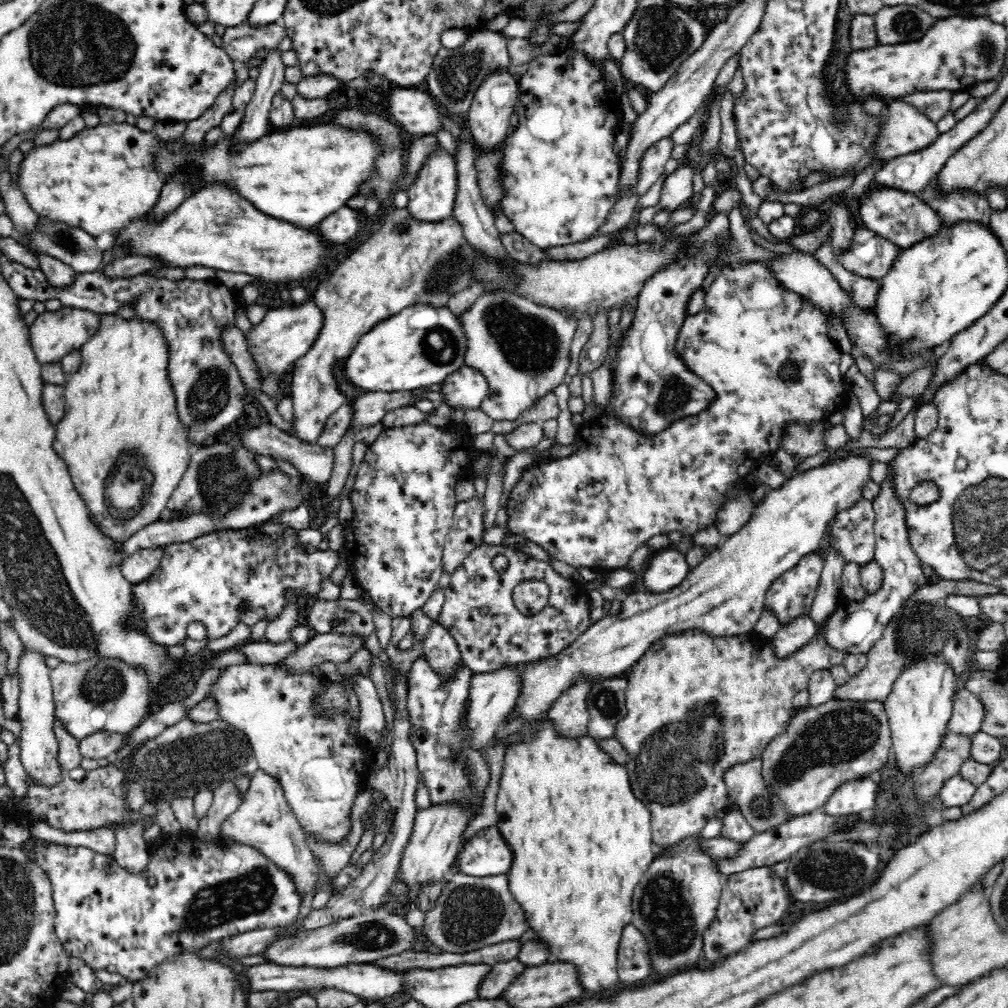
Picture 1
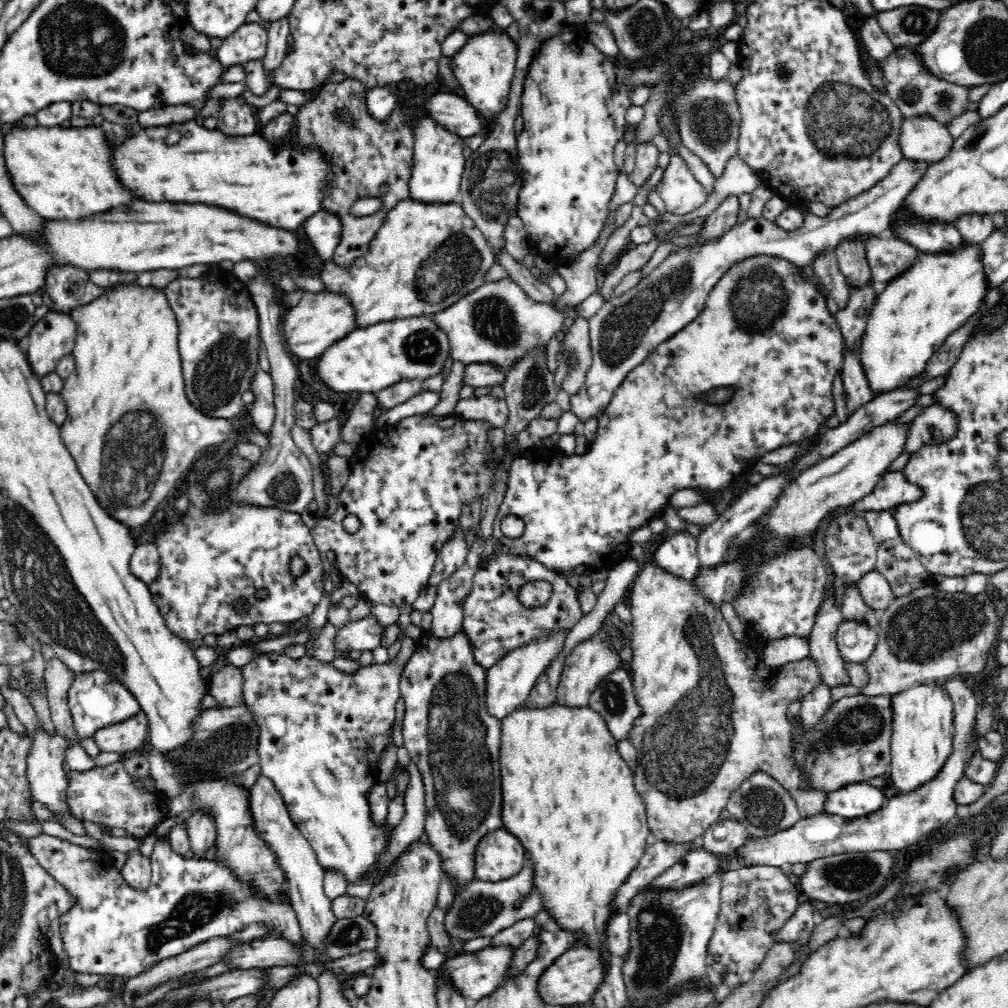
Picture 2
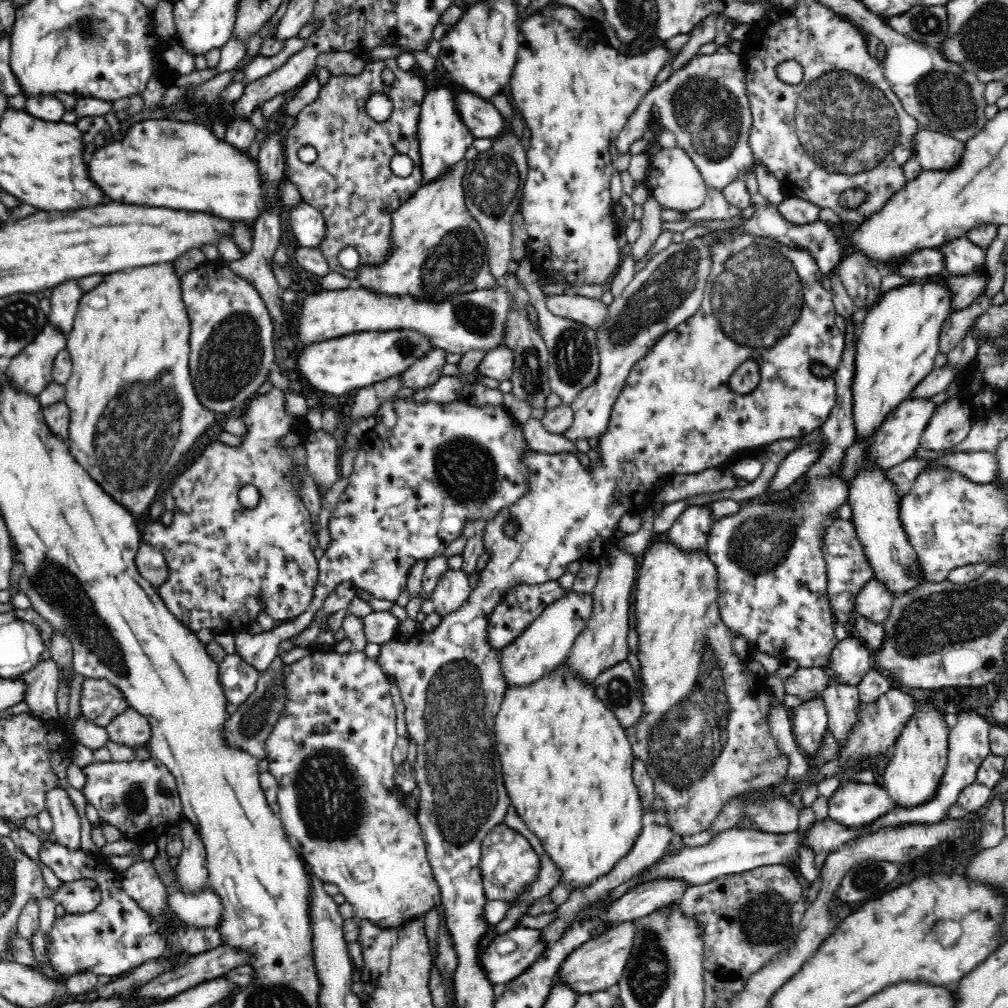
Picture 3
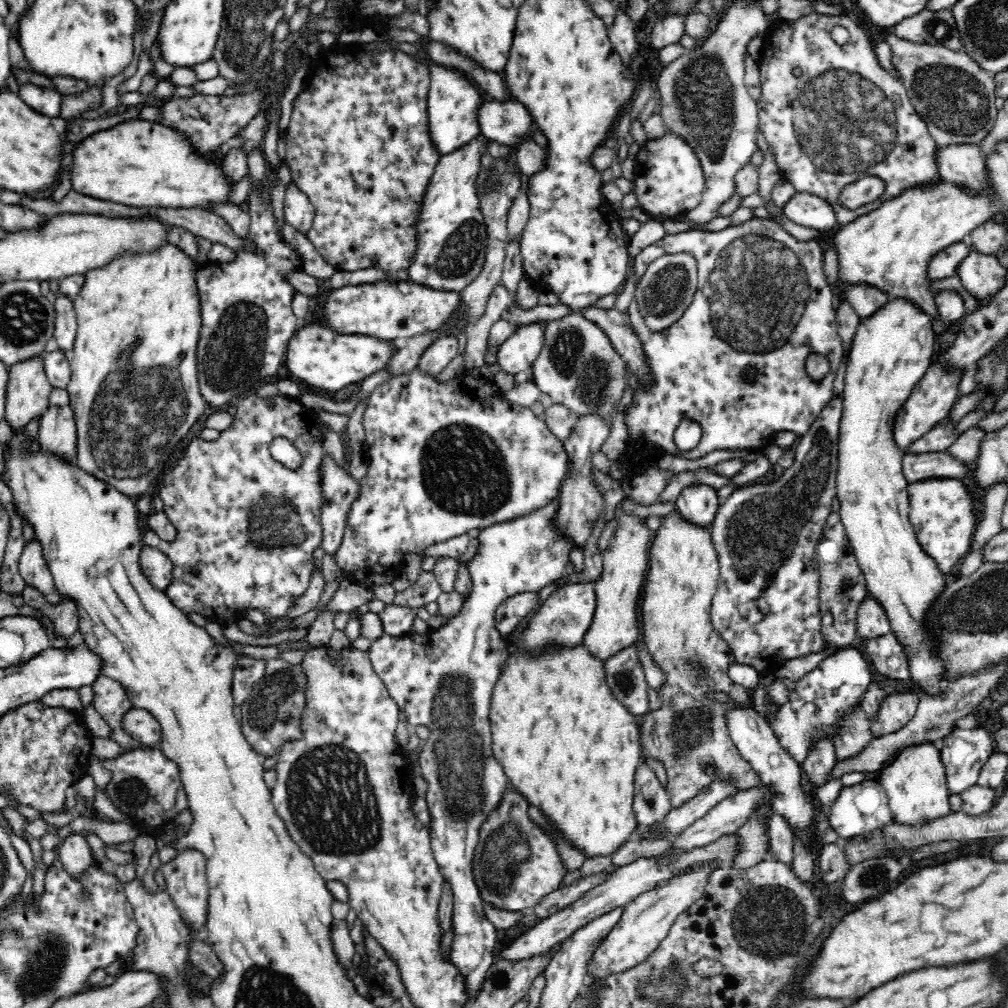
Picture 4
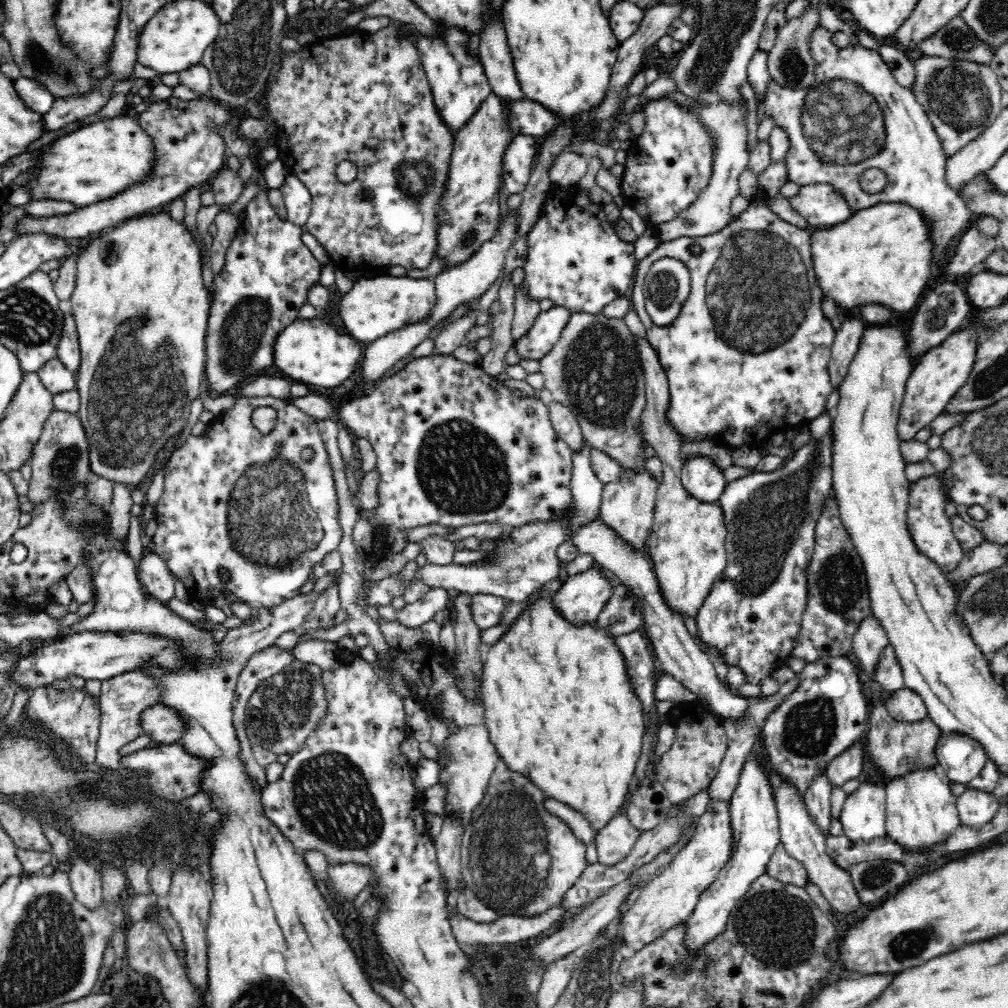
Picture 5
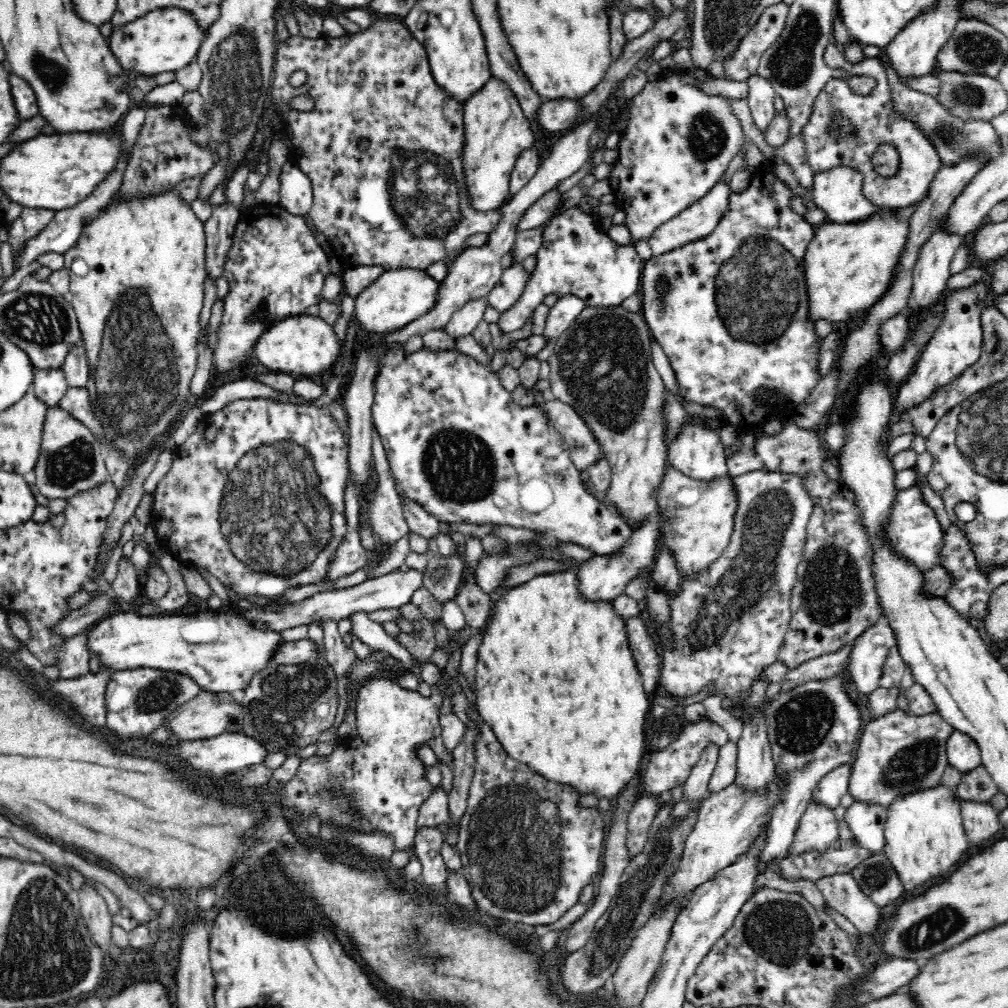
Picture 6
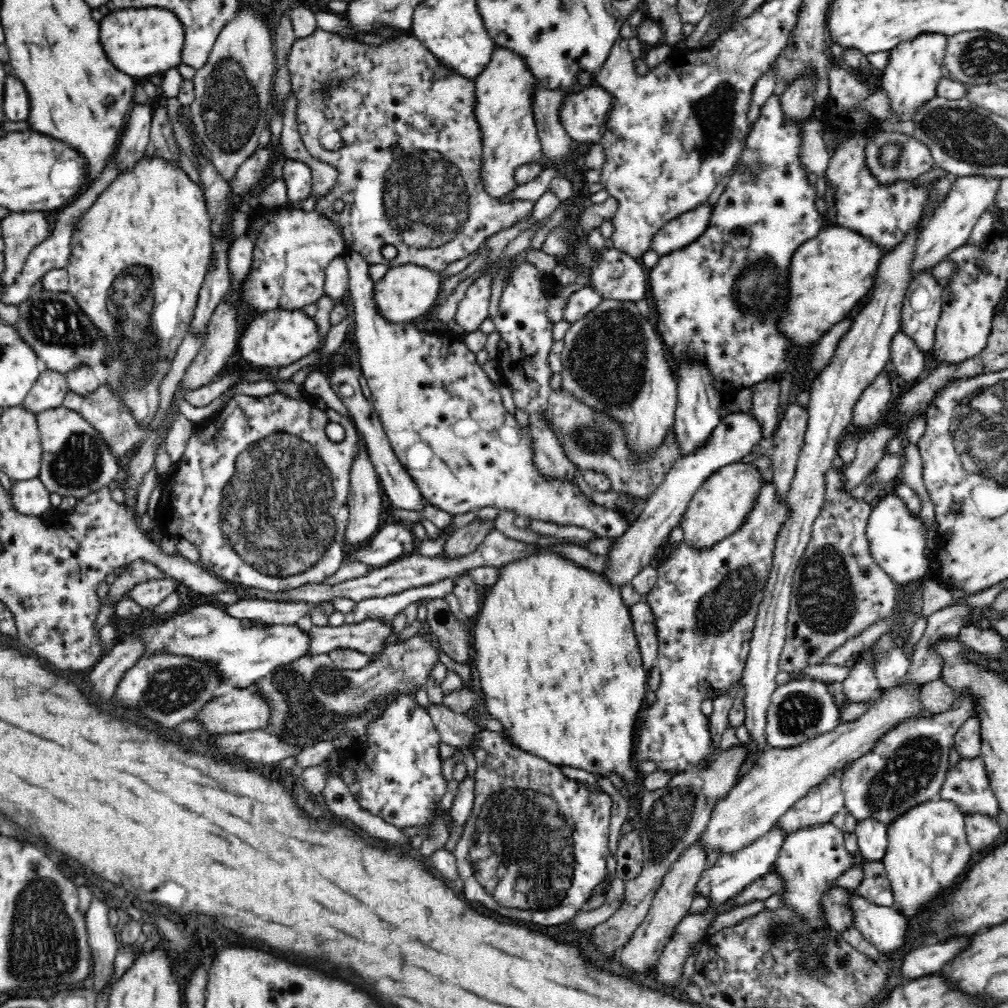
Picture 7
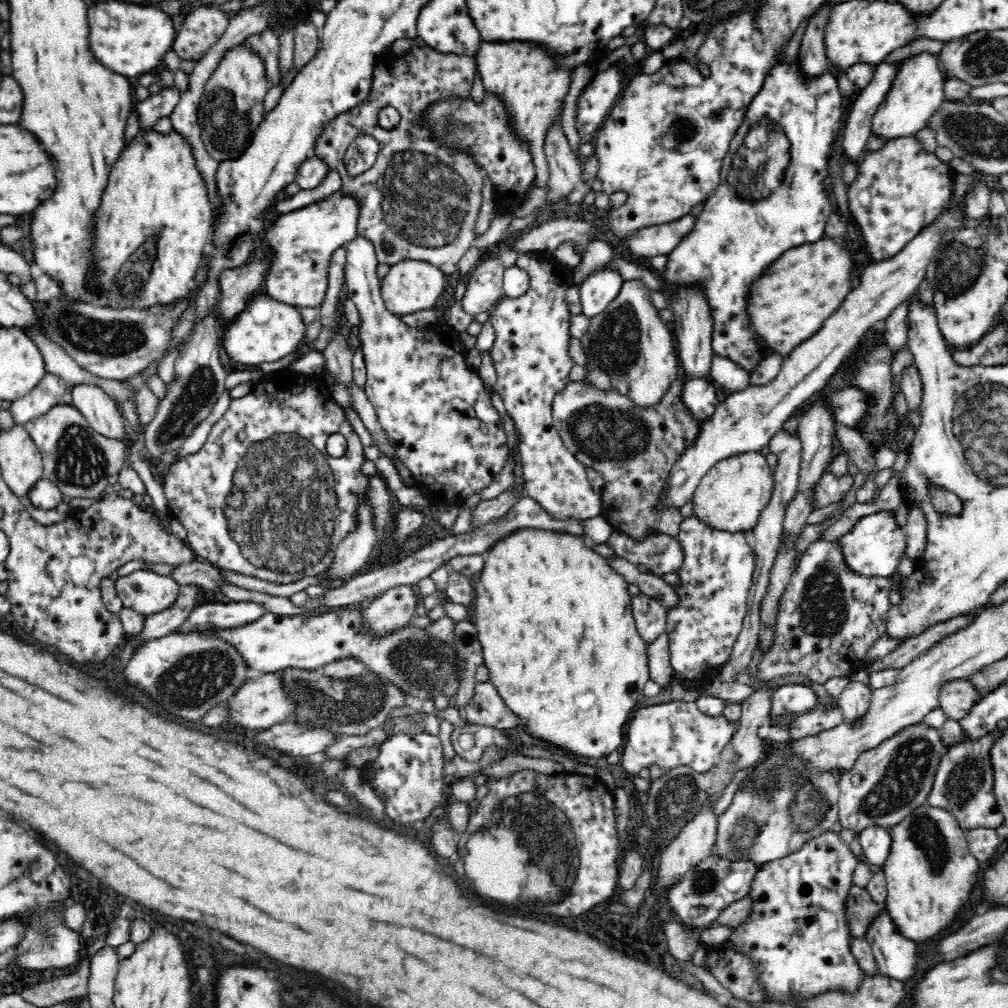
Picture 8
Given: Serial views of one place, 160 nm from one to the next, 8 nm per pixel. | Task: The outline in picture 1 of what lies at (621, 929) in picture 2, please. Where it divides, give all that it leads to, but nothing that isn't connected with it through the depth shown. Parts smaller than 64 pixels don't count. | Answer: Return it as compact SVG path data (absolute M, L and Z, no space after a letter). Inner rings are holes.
M632 924L622 931L618 949L617 970L619 981L632 986L652 974L652 955L643 934Z

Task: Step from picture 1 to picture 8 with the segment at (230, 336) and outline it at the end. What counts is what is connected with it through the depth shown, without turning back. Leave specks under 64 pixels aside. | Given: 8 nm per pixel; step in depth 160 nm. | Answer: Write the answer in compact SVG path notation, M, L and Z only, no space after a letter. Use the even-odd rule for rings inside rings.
M284 367L274 374L268 374L258 384L252 383L251 392L242 398L232 398L228 410L211 428L202 448L193 455L186 455L171 466L170 472L161 480L166 499L168 499L168 518L177 519L186 529L188 538L186 544L194 552L197 559L238 574L252 576L258 580L266 580L272 584L290 584L304 578L317 576L326 572L333 563L336 546L356 529L356 514L359 505L367 498L370 480L362 473L365 452L360 437L346 421L344 409L332 399L328 387L323 384L323 375L306 376L297 372L296 368ZM331 434L342 434L347 440L347 449L342 457L331 457L326 451L326 439Z

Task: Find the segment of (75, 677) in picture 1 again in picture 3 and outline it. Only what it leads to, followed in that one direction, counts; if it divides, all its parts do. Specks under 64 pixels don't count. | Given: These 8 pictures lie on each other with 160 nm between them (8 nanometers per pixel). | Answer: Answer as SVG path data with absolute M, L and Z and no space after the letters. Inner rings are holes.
M84 677L81 684L80 716L100 727L112 722L128 707L124 693L109 680Z

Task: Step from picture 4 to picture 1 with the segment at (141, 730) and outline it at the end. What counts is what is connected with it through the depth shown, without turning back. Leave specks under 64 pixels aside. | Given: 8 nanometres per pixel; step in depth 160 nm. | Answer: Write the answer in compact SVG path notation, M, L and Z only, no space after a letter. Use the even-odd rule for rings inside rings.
M96 732L79 740L82 758L99 761L109 759L119 751L127 740L127 735L115 732Z

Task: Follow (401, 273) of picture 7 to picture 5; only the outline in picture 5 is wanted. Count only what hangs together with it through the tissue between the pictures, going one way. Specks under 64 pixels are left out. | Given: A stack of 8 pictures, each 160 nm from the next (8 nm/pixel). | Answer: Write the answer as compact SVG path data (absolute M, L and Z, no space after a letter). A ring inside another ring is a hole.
M378 274L354 281L351 288L343 293L338 310L349 334L367 345L389 332L424 322L430 316L436 301L435 283L430 279Z

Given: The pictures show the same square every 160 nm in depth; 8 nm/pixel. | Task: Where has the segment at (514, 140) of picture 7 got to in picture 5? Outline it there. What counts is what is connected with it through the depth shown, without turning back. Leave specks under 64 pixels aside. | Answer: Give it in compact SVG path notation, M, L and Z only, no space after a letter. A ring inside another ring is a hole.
M492 93L478 109L478 112L475 112L475 115L472 116L472 120L468 120L468 124L458 132L455 136L455 141L452 148L452 154L450 156L450 168L448 168L448 174L446 174L446 182L444 182L444 194L440 196L440 200L438 200L438 212L436 212L436 217L438 217L438 230L436 230L436 252L434 252L434 257L441 258L440 263L445 266L442 274L444 272L448 272L450 268L458 268L458 266L462 266L463 262L466 262L470 257L473 257L473 254L476 254L476 251L489 240L492 240L492 237L495 235L497 228L499 226L498 223L498 214L500 214L500 208L498 207L498 190L500 190L500 186L502 186L502 156L504 156L504 150L506 150L506 146L510 144L513 140L513 135L510 133L509 126L507 126L507 122L505 122L504 115L504 104L502 104L502 100L498 95Z

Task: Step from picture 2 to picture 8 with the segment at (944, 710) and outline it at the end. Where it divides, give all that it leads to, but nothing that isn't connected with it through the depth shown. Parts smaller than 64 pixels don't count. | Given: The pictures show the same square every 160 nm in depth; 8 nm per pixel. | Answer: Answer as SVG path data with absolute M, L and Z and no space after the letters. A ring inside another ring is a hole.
M926 804L889 828L892 846L882 865L887 880L884 907L903 936L914 942L932 940L950 926L976 886L980 862L968 852L967 831L959 822L945 808Z

